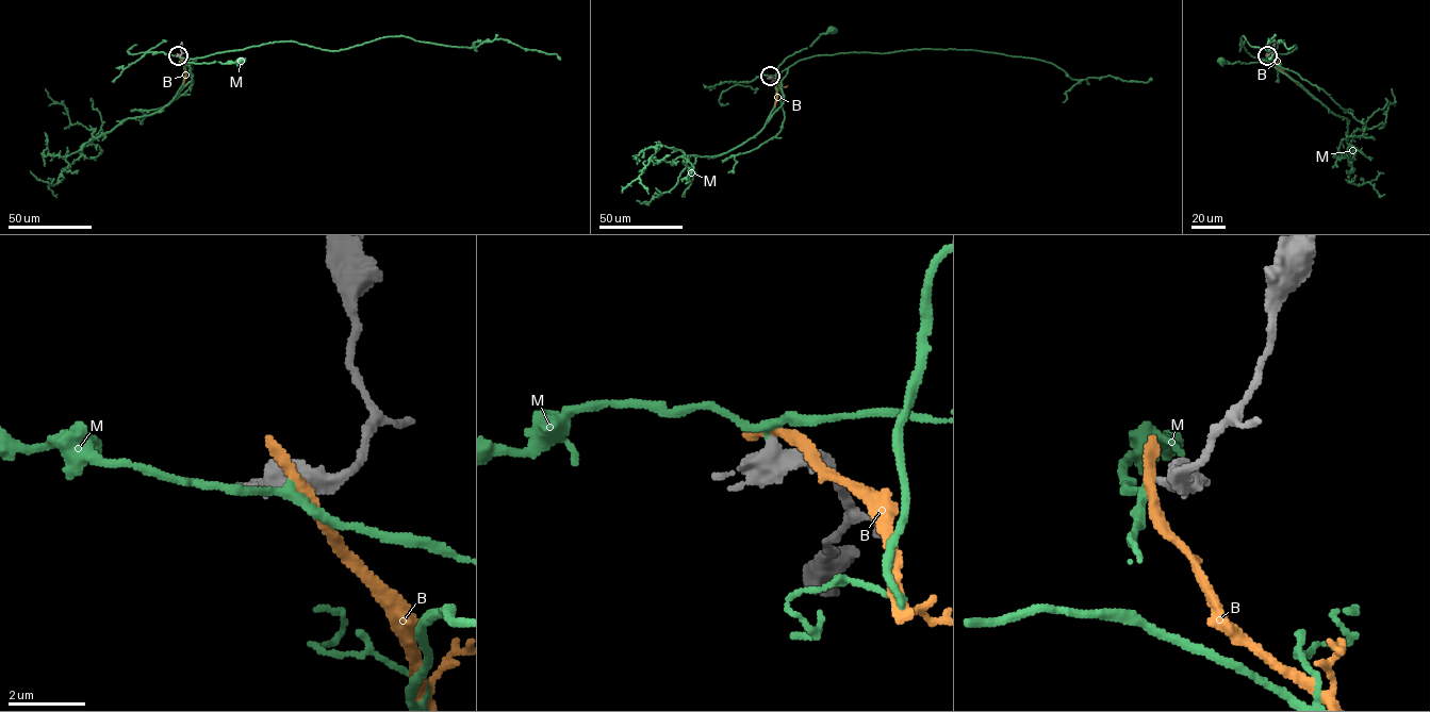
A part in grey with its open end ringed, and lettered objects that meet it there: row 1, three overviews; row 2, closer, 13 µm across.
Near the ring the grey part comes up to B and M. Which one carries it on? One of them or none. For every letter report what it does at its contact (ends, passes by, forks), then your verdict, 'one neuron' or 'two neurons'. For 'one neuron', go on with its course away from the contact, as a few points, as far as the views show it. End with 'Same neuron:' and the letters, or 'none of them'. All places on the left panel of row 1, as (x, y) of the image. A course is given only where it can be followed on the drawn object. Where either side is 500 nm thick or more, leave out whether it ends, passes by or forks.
B: it passes by; two neurons
M: it passes by; one neuron; it runs (178, 55), (196, 59), (190, 65), (192, 80), (174, 98), (185, 75), (184, 61), (225, 64), (240, 60)
Same neuron: M

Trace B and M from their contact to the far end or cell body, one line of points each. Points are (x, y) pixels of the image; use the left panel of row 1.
B: (178, 55), (184, 67), (183, 84)
M: (178, 55), (196, 59), (190, 65), (192, 80), (174, 98), (185, 75), (184, 61), (225, 64), (240, 60)

